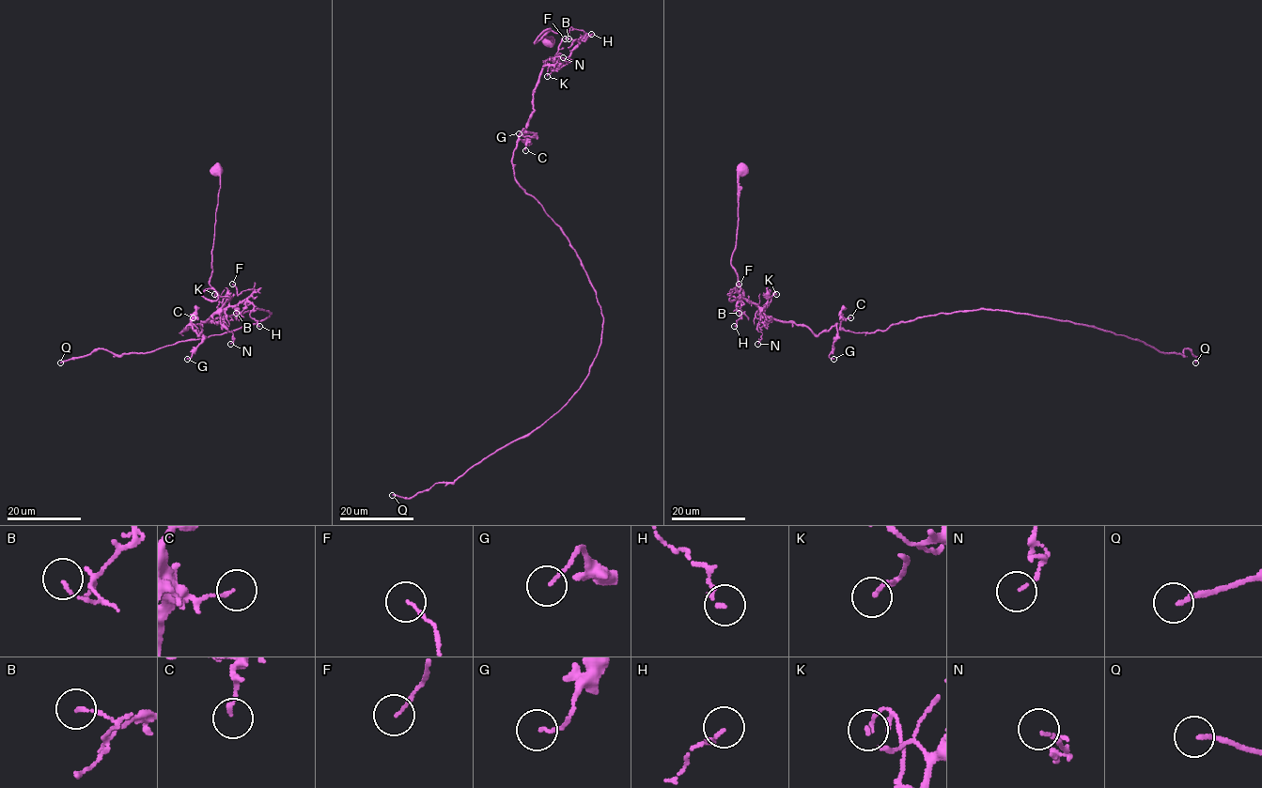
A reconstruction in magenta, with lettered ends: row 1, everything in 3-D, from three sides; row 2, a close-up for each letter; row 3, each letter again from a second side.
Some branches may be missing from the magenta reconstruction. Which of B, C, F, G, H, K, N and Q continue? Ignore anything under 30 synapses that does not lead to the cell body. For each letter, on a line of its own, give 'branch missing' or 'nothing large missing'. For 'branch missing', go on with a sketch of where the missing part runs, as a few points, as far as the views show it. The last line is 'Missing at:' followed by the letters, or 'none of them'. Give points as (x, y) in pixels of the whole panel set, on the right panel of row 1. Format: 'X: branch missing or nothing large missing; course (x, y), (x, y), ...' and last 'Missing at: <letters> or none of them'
B: nothing large missing
C: nothing large missing
F: nothing large missing
G: nothing large missing
H: nothing large missing
K: nothing large missing
N: nothing large missing
Q: branch missing
Missing at: Q

